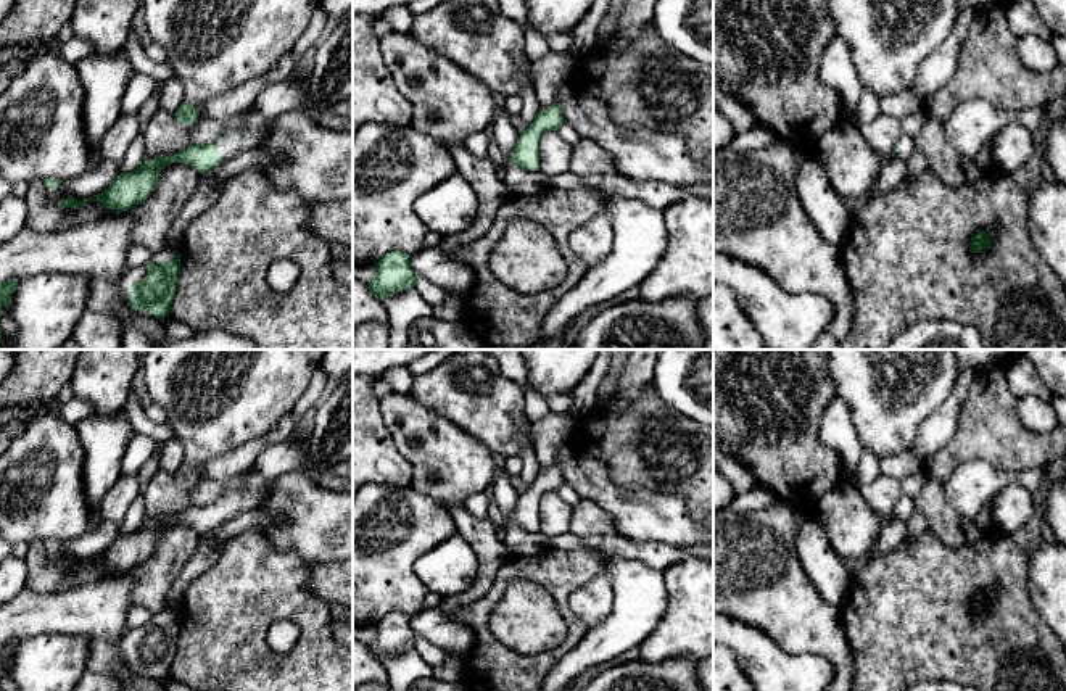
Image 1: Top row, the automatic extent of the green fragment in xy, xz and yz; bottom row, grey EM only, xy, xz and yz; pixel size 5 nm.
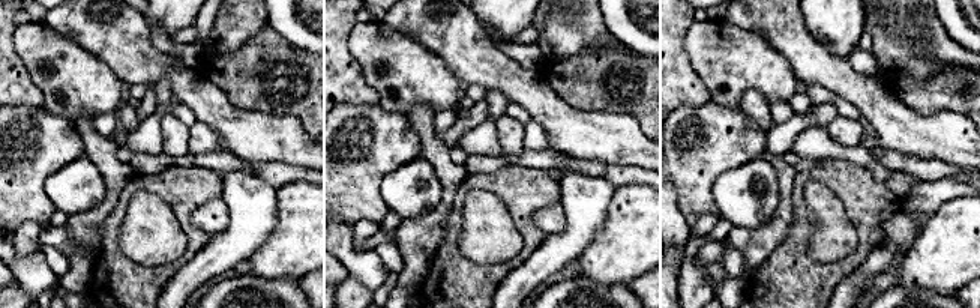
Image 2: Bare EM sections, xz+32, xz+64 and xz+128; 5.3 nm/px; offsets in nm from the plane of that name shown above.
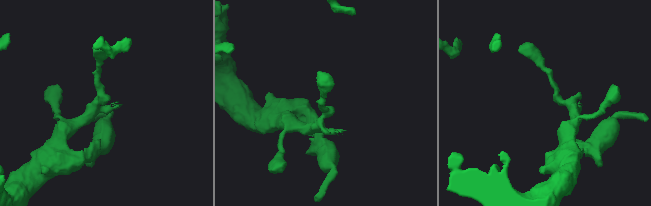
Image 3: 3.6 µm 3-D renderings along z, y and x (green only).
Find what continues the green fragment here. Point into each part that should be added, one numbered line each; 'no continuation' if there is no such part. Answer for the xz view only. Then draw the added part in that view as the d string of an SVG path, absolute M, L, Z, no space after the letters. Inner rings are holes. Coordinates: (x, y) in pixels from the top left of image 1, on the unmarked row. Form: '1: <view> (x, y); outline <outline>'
1: xz (656, 554); outline M622 535L589 536L586 544L607 554L618 554L623 557L642 561L646 565L660 572L665 570L670 564L689 557L689 554L680 546L663 544L660 541L638 543Z

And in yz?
1: yz (905, 509); outline M903 494L900 499L899 499L899 506L895 509L895 517L899 520L903 520L903 522L908 522L910 517L915 514L915 504L913 504L913 498Z

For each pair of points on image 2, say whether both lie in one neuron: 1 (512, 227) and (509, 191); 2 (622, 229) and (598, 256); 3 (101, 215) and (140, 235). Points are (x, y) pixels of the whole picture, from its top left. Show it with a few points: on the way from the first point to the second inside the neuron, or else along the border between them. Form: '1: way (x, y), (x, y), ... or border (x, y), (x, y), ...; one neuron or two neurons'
1: way (511, 218), (509, 200); one neuron
2: way (619, 235), (604, 250); one neuron
3: border (125, 187), (104, 221), (98, 248); two neurons

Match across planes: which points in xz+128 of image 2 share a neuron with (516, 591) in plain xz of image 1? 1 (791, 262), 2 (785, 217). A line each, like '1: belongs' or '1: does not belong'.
1: belongs
2: does not belong

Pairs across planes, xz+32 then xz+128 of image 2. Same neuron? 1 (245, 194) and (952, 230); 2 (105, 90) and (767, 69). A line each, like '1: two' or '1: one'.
1: two
2: one

